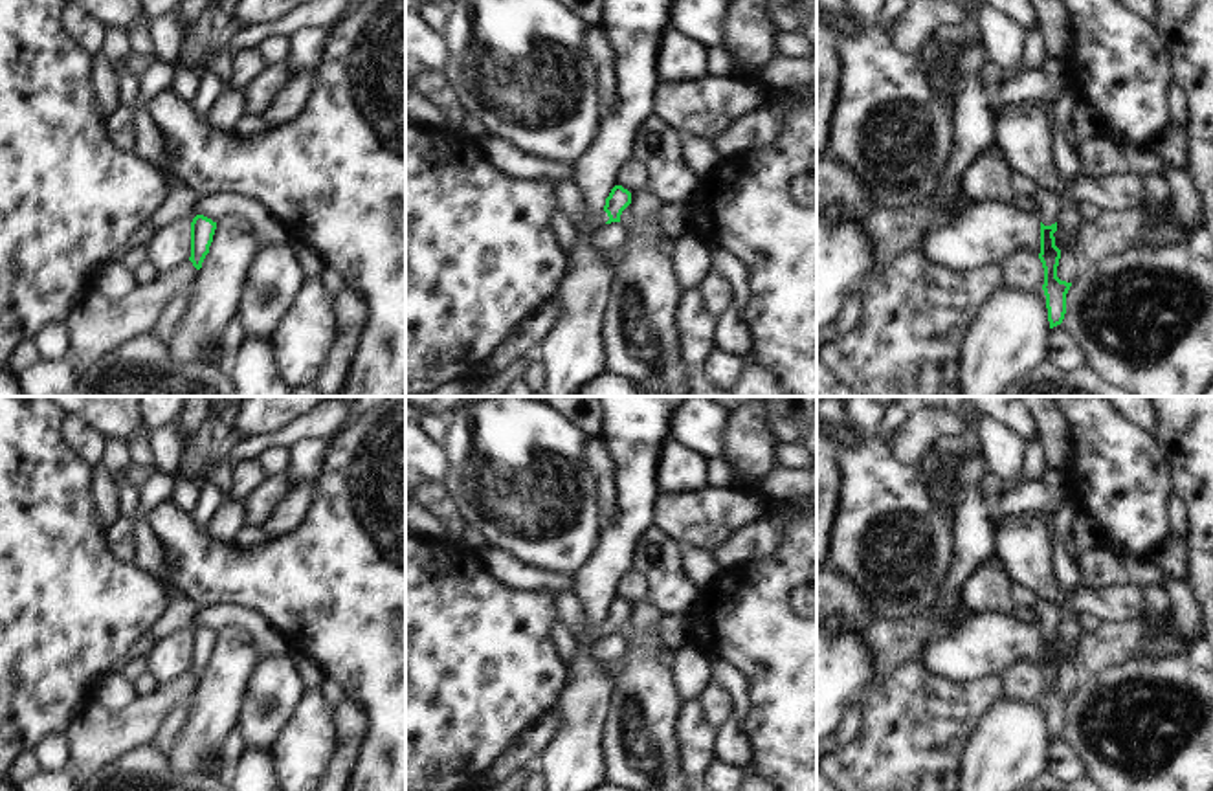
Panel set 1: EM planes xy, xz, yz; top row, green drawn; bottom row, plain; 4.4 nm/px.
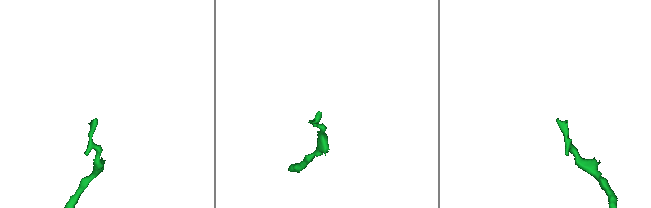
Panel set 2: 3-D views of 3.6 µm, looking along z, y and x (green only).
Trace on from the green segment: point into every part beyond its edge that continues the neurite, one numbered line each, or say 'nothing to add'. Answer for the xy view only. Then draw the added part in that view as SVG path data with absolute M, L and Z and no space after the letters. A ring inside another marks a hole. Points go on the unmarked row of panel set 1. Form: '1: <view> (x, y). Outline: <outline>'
1: xy (178, 615). Outline: M176 591L167 609L150 626L149 633L154 637L154 641L160 641L178 631L193 633L193 629L196 628L196 624L193 622L195 613L196 607L184 595Z

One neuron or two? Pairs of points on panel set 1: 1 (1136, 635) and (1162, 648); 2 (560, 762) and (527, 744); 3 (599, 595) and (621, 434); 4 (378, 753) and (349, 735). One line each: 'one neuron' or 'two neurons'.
1: two neurons
2: two neurons
3: one neuron
4: two neurons

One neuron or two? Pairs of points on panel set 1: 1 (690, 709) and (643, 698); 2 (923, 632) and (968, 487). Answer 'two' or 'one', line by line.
1: two
2: one

